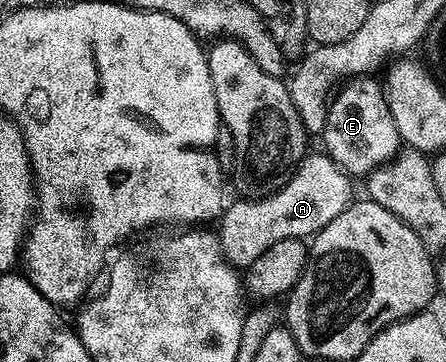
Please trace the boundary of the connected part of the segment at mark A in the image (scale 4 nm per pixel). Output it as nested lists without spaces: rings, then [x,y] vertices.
[[[311,153],[294,168],[290,178],[279,185],[284,187],[276,186],[272,195],[239,199],[232,207],[230,204],[221,216],[221,242],[228,262],[234,263],[236,268],[246,269],[265,253],[265,249],[269,249],[269,245],[277,245],[277,241],[306,240],[318,235],[333,217],[340,215],[353,202],[351,183],[352,176],[342,171],[330,155]]]

